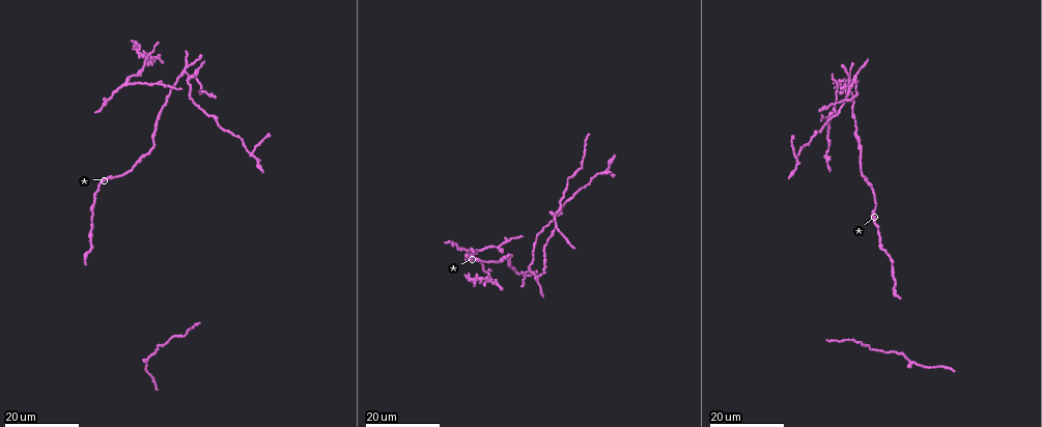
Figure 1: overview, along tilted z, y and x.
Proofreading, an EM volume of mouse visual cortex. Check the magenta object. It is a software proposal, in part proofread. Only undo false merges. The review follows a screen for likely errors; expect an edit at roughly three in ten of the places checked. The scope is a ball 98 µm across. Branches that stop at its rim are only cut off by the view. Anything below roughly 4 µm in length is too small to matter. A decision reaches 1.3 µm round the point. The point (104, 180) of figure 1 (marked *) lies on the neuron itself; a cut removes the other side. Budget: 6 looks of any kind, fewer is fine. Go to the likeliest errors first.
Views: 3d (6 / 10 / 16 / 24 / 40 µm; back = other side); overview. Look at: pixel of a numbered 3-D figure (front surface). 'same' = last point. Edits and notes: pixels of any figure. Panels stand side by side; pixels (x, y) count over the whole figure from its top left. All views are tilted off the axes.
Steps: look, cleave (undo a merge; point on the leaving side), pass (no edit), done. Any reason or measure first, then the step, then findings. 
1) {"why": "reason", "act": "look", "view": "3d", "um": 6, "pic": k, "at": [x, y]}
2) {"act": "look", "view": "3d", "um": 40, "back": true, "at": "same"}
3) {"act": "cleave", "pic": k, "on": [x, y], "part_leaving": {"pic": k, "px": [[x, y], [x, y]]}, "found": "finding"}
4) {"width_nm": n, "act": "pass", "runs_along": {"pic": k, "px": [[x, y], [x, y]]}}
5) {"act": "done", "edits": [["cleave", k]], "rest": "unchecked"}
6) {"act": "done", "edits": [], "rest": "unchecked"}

{"why": "two arms in line, one across", "act": "look", "view": "3d", "um": 16, "pic": 1, "at": [184, 72]}

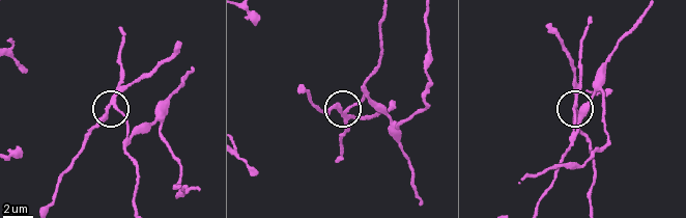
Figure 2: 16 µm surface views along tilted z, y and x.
{"act": "look", "view": "3d", "um": 10, "pic": 2, "at": [574, 103]}

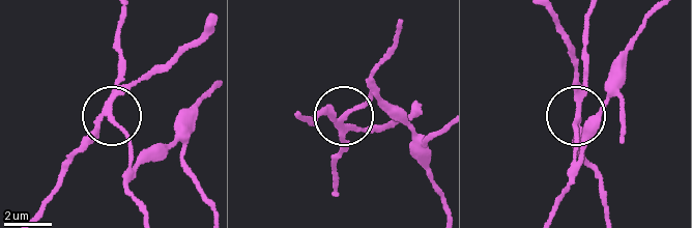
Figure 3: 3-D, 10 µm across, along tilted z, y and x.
{"width_nm": 190, "act": "cleave", "pic": 3, "on": [124, 132], "found": "a second neuron is stuck on"}

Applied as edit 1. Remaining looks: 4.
{"act": "look", "view": "overview"}

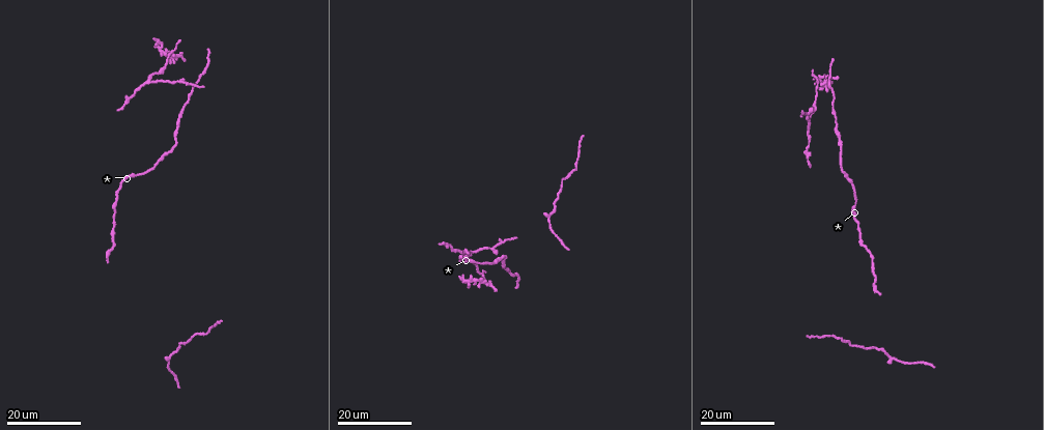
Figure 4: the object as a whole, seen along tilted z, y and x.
{"act": "look", "view": "3d", "um": 16, "pic": 4, "at": [889, 355]}

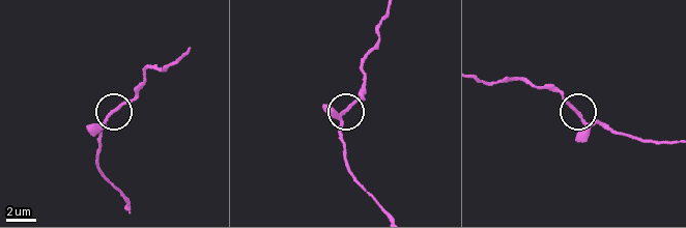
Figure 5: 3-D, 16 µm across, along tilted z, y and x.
{"why": "closer look", "act": "look", "view": "3d", "um": 6, "pic": 5, "at": [110, 114]}

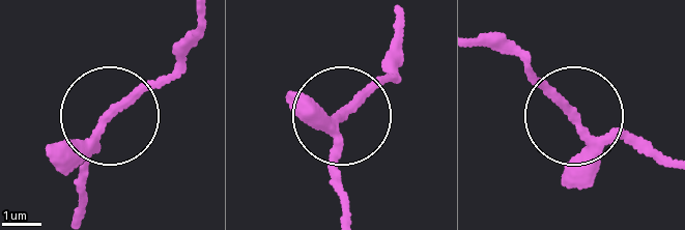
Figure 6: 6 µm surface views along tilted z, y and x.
{"act": "pass", "found": "one neuron here"}

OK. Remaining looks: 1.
{"act": "done", "edits": [["cleave", 3]], "rest": "unchecked"}

